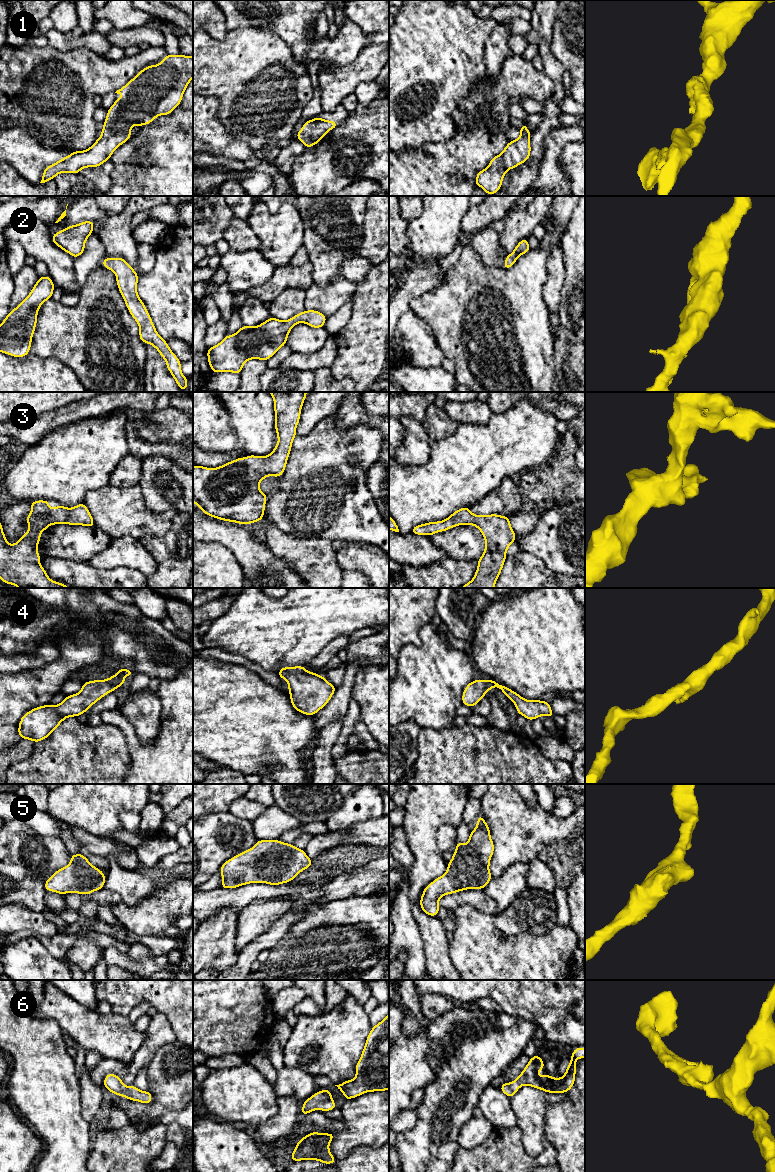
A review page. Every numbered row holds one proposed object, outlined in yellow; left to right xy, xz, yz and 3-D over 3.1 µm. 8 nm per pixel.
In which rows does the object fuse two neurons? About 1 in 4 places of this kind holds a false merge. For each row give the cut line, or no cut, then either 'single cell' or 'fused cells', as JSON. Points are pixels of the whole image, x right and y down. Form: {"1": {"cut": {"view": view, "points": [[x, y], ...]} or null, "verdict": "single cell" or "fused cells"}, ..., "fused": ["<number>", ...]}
{"1": {"cut": null, "verdict": "single cell"}, "2": {"cut": null, "verdict": "single cell"}, "3": {"cut": null, "verdict": "single cell"}, "4": {"cut": null, "verdict": "single cell"}, "5": {"cut": null, "verdict": "single cell"}, "6": {"cut": null, "verdict": "single cell"}, "fused": []}

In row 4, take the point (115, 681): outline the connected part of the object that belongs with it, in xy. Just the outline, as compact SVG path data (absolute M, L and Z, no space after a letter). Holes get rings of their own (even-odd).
M125 668L118 669L119 672L108 679L84 682L80 692L66 696L59 705L38 706L25 713L18 726L20 738L34 743L46 739L67 717L80 716L103 696L127 684L124 677L132 677L134 672Z

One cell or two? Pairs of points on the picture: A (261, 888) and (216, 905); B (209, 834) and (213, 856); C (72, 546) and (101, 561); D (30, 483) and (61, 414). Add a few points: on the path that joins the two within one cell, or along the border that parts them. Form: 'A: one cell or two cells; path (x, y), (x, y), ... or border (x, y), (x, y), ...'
A: one cell; path (250, 892), (239, 898), (227, 899)
B: one cell; path (209, 839), (209, 851)
C: two cells; border (111, 542), (87, 561)
D: two cells; border (76, 421), (49, 431), (36, 444)

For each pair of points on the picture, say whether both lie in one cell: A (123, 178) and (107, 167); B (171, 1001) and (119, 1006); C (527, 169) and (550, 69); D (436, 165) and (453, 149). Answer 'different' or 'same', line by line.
A: different
B: same
C: same
D: same

